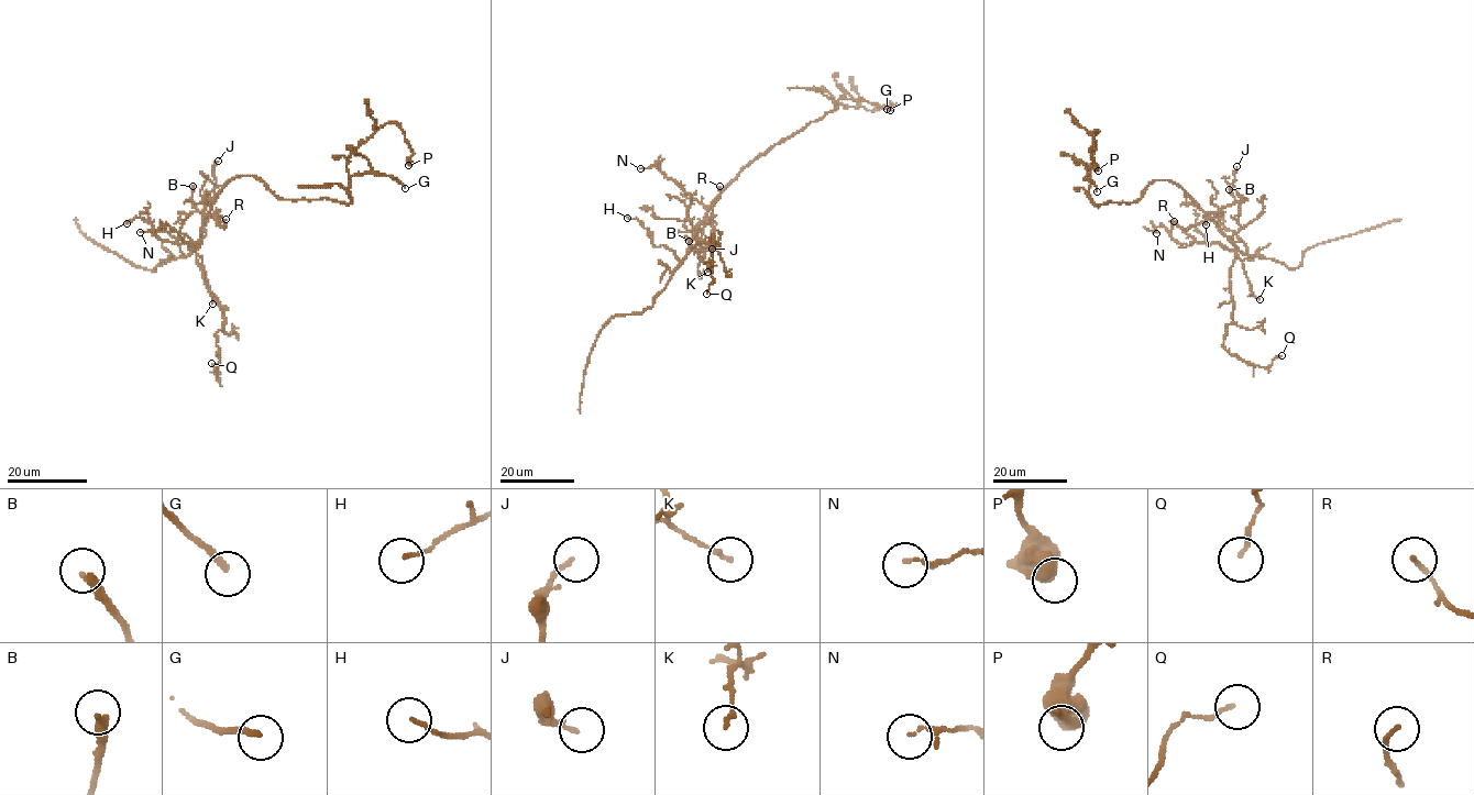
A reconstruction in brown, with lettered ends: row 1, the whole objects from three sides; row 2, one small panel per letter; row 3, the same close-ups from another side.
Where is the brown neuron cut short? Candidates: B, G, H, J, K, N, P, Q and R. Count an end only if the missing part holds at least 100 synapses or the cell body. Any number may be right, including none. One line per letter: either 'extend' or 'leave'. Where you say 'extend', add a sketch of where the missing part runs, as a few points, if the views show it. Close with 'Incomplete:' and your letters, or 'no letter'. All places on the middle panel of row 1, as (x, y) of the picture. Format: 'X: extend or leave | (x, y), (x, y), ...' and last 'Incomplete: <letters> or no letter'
B: leave
G: leave
H: leave
J: leave
K: leave
N: leave
P: leave
Q: leave
R: leave
Incomplete: no letter

